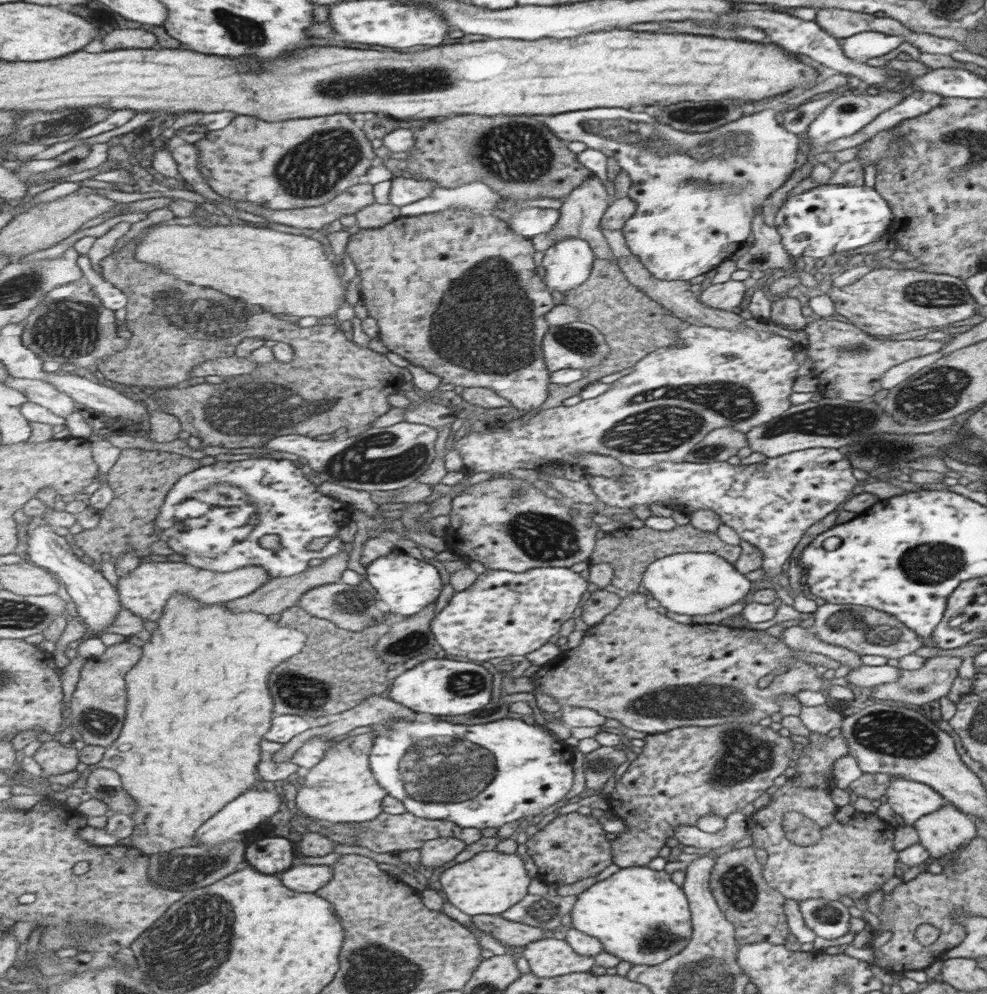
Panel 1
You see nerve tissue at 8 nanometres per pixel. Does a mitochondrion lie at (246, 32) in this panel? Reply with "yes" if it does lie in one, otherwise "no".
yes

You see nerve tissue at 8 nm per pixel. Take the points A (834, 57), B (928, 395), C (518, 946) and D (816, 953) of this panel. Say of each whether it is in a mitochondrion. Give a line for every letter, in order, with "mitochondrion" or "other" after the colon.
A: other
B: mitochondrion
C: other
D: other

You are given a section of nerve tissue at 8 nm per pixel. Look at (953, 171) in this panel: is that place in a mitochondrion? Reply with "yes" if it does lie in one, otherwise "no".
yes

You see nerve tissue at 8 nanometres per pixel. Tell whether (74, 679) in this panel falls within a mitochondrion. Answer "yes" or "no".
no

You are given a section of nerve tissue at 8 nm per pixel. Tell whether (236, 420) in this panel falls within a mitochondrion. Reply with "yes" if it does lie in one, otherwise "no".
yes

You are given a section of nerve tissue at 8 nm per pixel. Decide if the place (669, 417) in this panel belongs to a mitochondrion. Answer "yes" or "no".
yes

